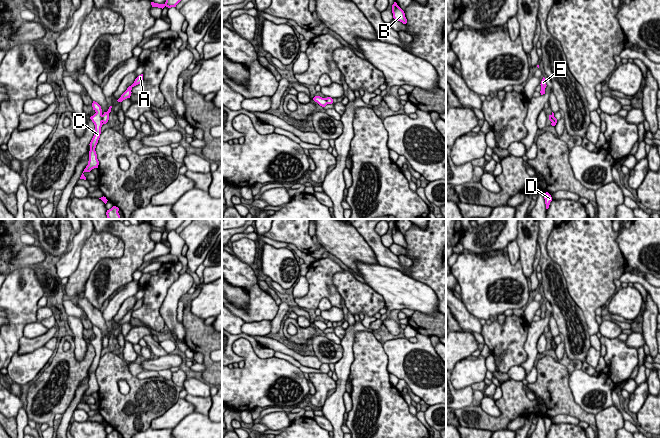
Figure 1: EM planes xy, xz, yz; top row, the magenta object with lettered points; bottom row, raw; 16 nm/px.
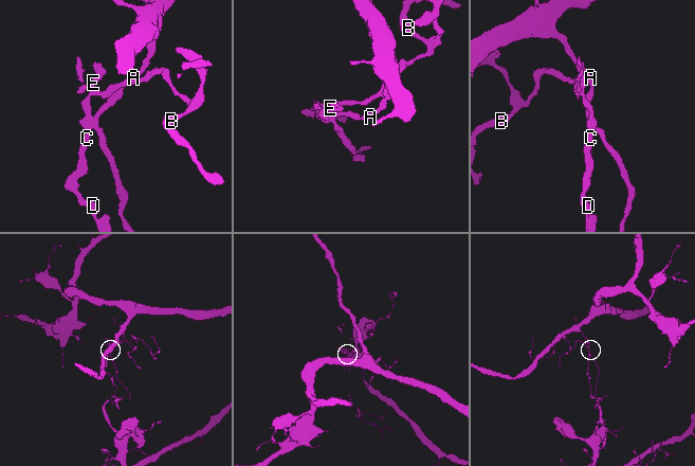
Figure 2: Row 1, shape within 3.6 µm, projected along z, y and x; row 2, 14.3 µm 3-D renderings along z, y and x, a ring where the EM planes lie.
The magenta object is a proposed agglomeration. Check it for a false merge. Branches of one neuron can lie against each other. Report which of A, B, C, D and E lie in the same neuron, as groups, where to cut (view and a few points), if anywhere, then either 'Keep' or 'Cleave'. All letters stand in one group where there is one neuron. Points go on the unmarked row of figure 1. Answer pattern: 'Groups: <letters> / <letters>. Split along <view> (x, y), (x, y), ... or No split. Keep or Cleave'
Groups: A / B C D E. Split along xy (101, 339), (102, 345). Cleave

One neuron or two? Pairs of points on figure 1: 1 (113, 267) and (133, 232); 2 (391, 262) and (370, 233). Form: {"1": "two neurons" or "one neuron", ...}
{"1": "one neuron", "2": "one neuron"}

